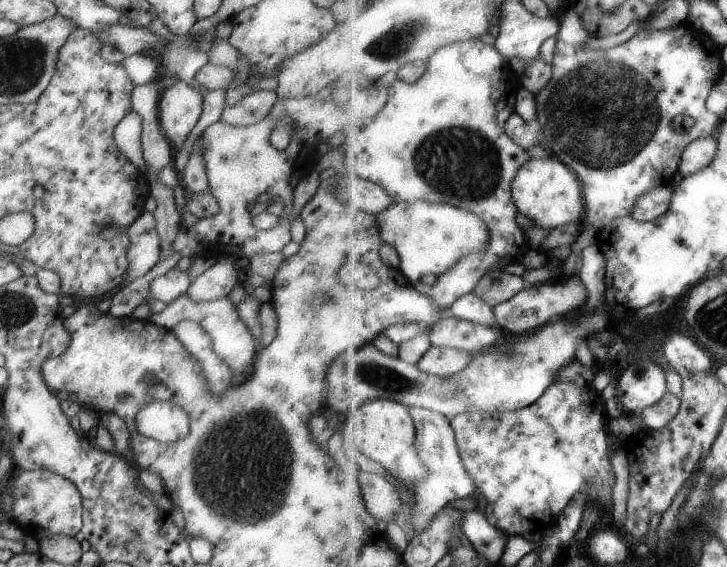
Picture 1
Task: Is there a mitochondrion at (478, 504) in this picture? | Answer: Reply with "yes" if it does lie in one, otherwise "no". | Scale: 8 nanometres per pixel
no

